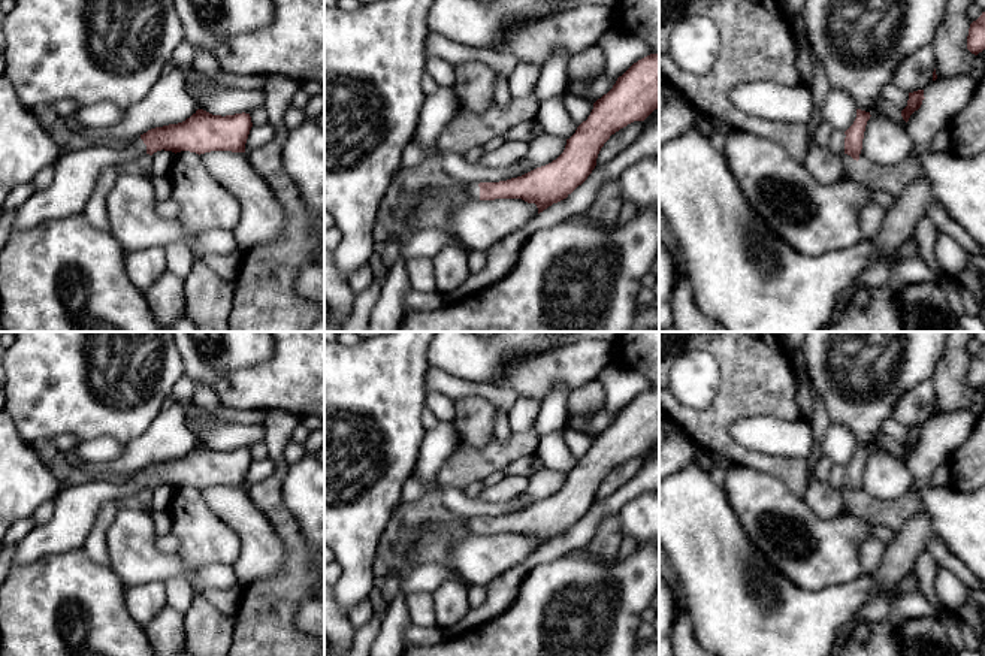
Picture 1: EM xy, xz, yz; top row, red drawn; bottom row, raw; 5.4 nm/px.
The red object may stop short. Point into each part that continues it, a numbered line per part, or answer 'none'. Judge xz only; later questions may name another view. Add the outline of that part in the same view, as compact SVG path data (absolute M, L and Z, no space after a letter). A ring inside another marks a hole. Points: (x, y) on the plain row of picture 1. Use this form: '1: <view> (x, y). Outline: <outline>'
1: xz (471, 525). Outline: M430 511L429 519L435 520L438 527L444 529L450 535L450 539L456 536L463 536L466 533L480 535L478 519L460 520L460 523L456 526L445 526L444 525L445 516L438 511Z

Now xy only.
1: xy (76, 508). Outline: M142 474L133 478L97 477L84 484L63 487L52 517L34 526L15 547L12 568L30 565L48 554L84 548L84 544L106 502L118 504L146 489Z

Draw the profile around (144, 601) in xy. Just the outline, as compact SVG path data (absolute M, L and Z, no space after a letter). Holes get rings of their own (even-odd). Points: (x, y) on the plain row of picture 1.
M164 581L126 587L124 599L132 619L145 628L167 605Z

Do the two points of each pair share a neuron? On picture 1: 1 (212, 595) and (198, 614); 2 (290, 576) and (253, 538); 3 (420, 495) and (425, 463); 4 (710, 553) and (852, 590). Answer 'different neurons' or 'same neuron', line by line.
1: different neurons
2: different neurons
3: same neuron
4: same neuron

